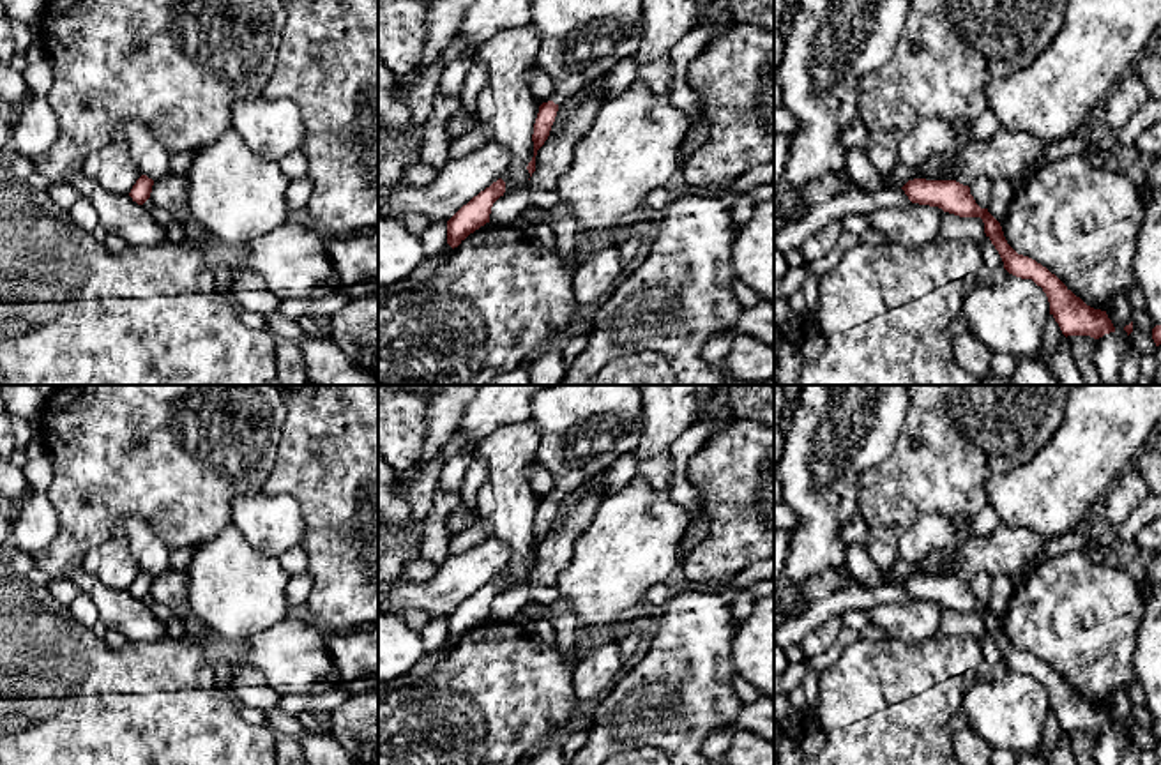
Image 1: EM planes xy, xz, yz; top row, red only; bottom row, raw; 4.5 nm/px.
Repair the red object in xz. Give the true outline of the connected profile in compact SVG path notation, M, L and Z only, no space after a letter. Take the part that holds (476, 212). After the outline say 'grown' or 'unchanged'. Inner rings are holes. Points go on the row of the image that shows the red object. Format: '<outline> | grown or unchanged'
M498 178L489 187L474 196L447 221L447 244L454 249L470 233L489 223L493 203L504 196L505 182Z | unchanged

